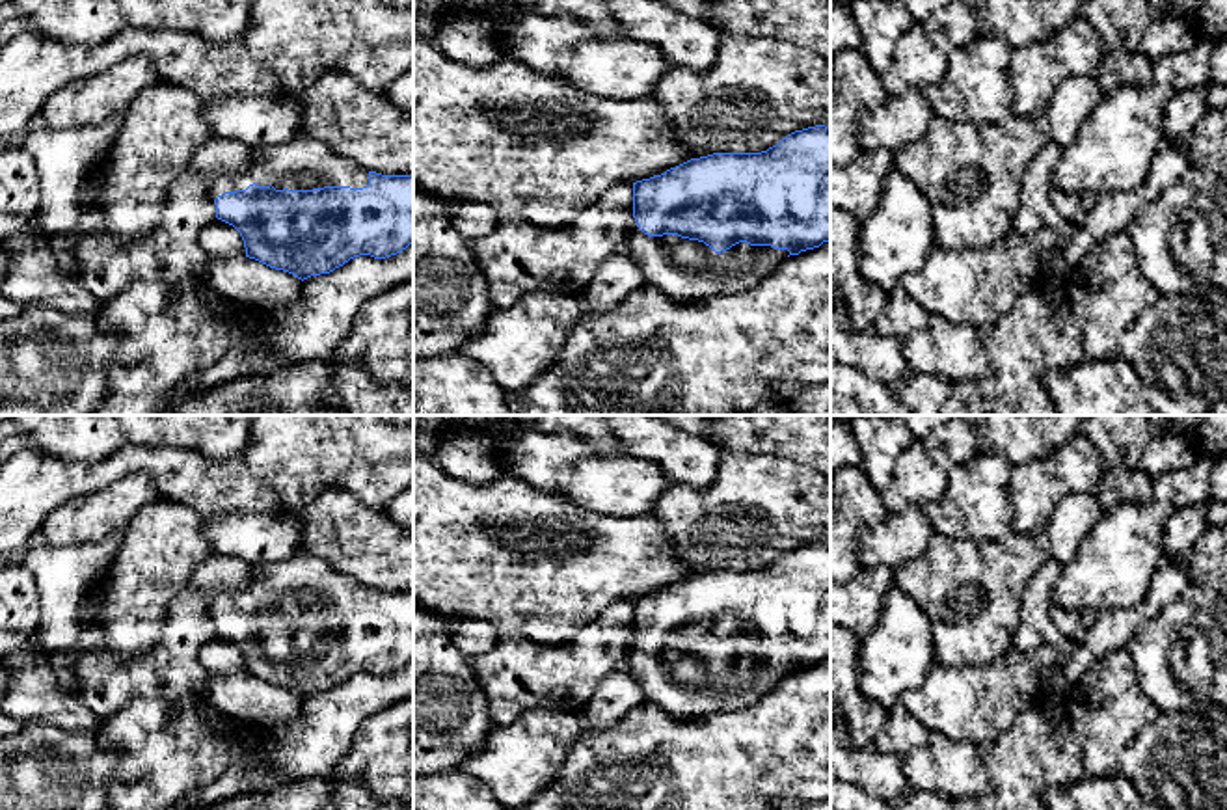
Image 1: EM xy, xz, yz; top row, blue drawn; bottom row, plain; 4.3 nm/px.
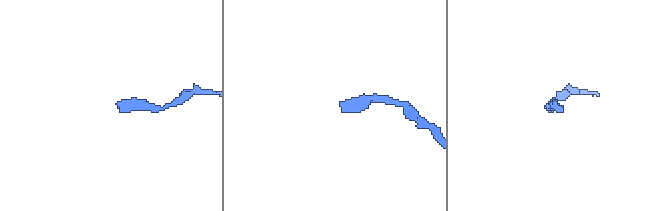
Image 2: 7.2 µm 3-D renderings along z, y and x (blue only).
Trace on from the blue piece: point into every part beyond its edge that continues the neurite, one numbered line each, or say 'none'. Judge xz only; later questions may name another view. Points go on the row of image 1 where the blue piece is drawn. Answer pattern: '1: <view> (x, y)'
1: xz (689, 270)

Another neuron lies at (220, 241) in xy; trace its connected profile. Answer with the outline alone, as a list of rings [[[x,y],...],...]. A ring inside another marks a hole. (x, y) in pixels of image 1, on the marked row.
[[[218,218],[201,231],[199,244],[209,261],[246,255],[240,233]]]

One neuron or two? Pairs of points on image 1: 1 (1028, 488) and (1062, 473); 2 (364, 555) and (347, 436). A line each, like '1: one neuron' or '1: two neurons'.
1: one neuron
2: two neurons

